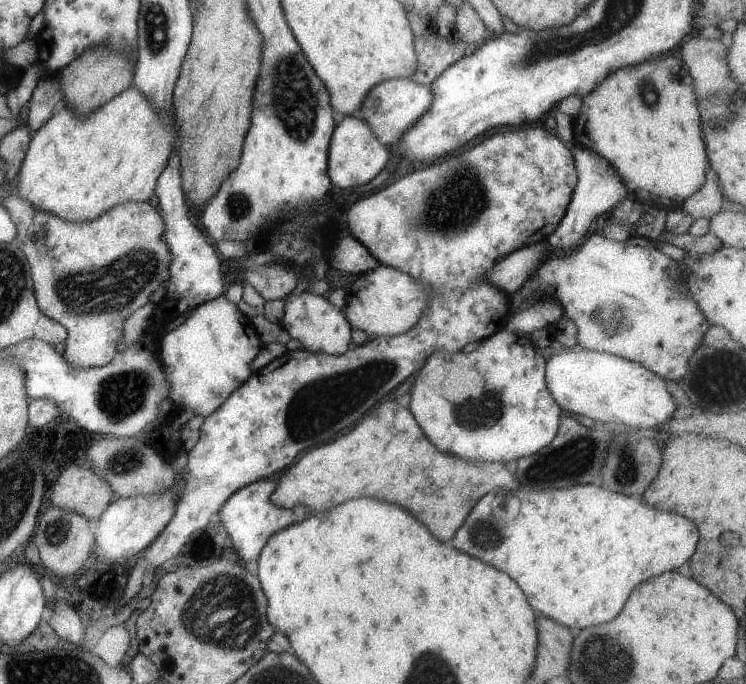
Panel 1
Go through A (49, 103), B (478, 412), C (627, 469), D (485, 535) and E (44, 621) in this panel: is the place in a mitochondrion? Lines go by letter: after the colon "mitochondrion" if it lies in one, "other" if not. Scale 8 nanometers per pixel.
A: other
B: mitochondrion
C: mitochondrion
D: mitochondrion
E: other

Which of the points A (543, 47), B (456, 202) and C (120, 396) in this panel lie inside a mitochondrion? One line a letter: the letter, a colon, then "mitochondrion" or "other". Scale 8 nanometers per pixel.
A: mitochondrion
B: mitochondrion
C: mitochondrion

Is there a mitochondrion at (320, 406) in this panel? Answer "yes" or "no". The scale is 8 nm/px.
yes

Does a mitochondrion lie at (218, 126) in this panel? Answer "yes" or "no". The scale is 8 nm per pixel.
no

